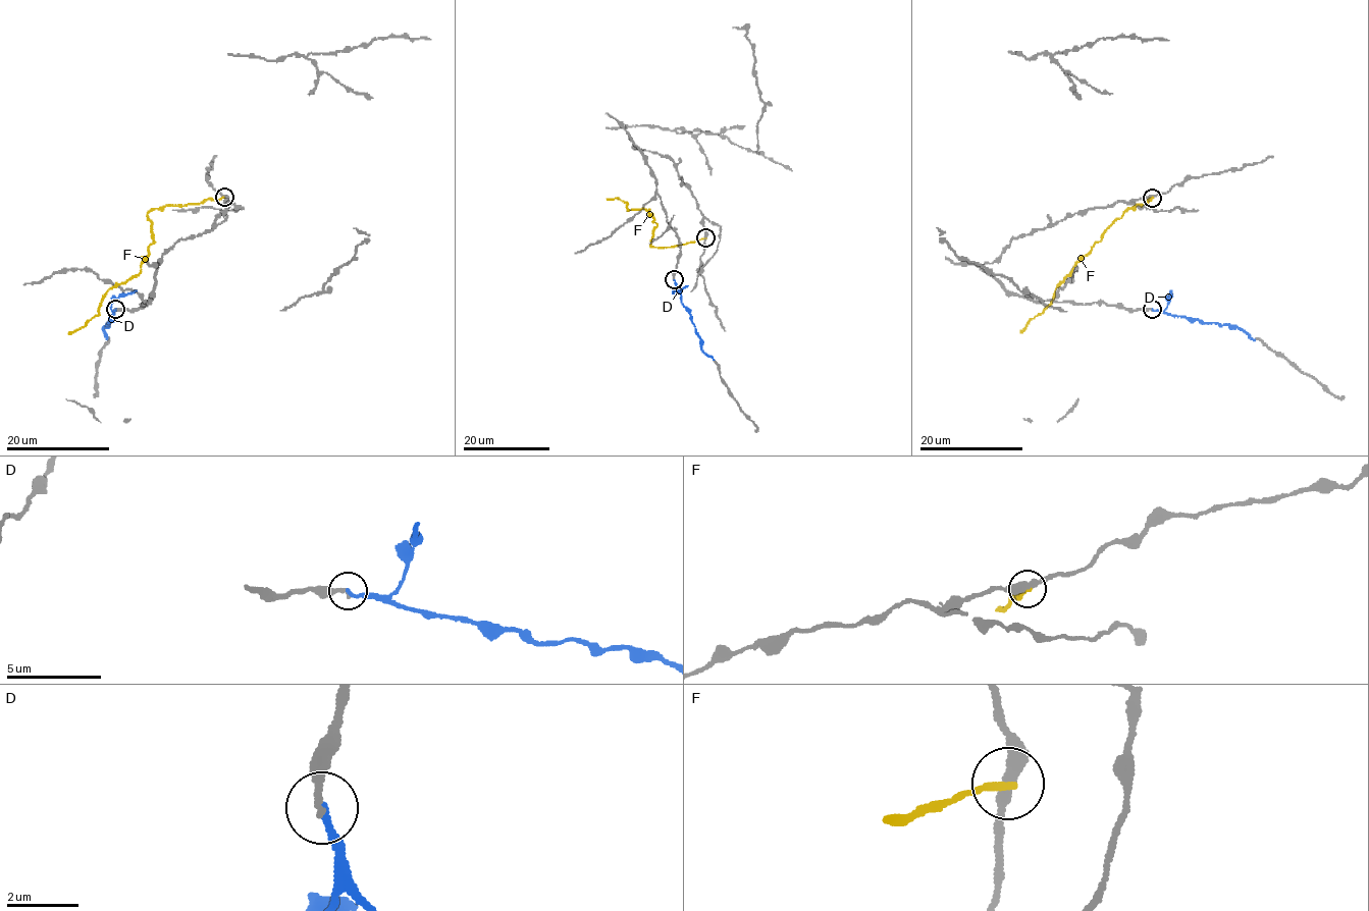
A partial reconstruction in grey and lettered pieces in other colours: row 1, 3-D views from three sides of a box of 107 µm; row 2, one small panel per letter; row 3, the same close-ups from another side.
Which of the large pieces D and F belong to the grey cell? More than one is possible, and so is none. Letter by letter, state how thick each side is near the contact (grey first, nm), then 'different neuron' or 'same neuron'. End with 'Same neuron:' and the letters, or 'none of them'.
D: 280 nm thick on the grey side, 200 nm on the other; same neuron
F: 360 nm thick on the grey side, 220 nm on the other; different neuron
Same neuron: D

